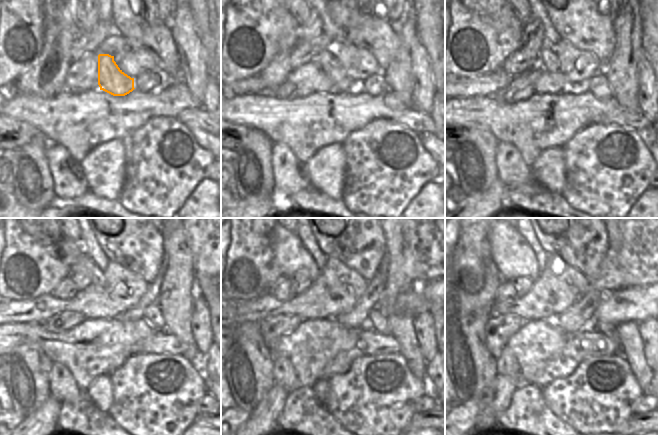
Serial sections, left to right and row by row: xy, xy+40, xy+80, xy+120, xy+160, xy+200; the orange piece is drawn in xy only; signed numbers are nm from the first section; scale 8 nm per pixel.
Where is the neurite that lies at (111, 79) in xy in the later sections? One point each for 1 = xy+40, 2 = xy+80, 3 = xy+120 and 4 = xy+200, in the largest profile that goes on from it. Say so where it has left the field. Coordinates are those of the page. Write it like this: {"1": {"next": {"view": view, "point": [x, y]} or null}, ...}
{"1": {"next": {"view": "xy+40", "point": [329, 65]}}, "2": {"next": {"view": "xy+80", "point": [548, 60]}}, "3": {"next": {"view": "xy+120", "point": [98, 279]}}, "4": {"next": {"view": "xy+200", "point": [514, 258]}}}

